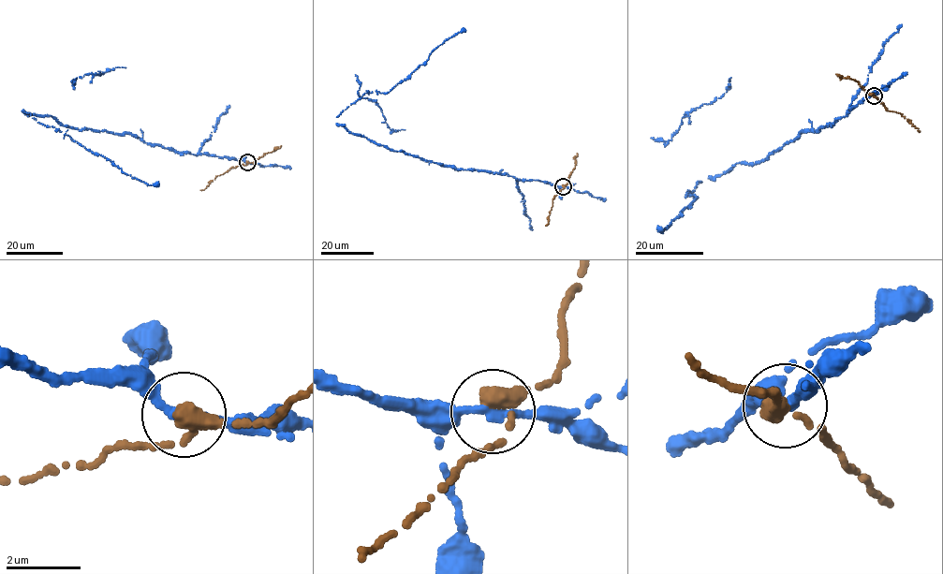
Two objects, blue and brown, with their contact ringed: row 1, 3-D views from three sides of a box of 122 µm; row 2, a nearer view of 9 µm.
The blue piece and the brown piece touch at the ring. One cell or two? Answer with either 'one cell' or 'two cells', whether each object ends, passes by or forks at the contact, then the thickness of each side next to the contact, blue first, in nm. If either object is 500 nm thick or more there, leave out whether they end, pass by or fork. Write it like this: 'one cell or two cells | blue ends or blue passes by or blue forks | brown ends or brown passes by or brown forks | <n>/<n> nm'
two cells | 220/500 nm

